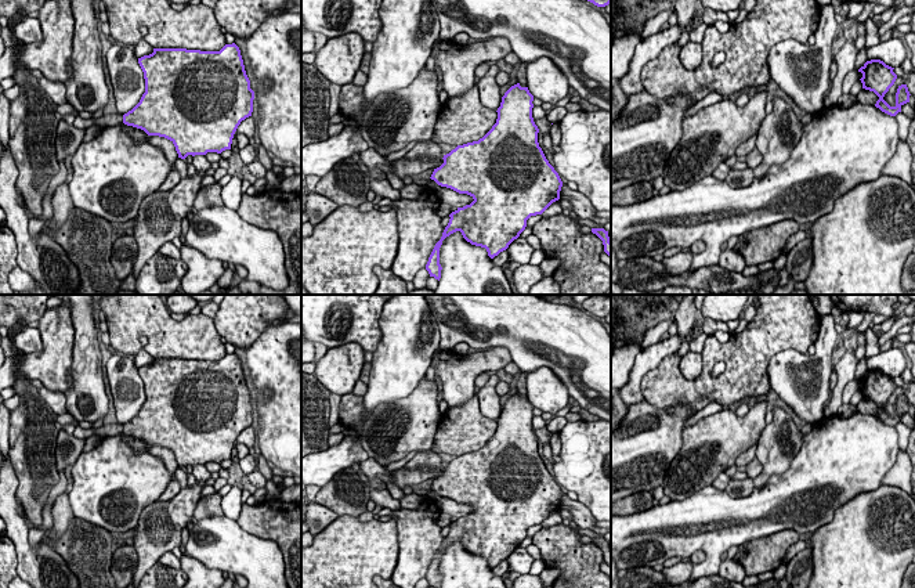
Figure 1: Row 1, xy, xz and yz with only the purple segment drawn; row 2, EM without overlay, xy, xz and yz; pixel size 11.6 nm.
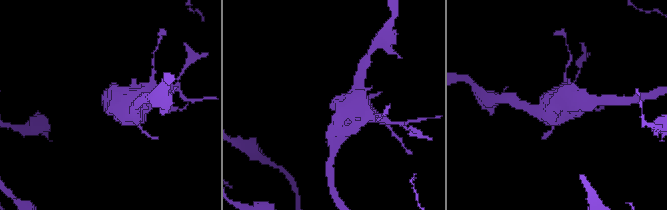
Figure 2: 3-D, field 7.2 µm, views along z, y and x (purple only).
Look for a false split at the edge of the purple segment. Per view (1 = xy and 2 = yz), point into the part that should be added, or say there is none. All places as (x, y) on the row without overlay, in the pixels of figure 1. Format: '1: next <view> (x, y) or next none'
1: next none
2: next none

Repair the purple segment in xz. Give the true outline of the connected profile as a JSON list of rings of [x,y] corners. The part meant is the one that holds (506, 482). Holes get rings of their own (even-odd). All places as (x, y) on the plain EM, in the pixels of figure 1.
[[[520,393],[511,396],[502,407],[500,416],[496,421],[498,429],[492,439],[478,451],[458,455],[449,463],[444,465],[444,473],[434,479],[430,488],[438,495],[451,498],[459,504],[467,504],[474,511],[470,515],[458,517],[449,524],[449,533],[426,574],[430,587],[441,588],[440,558],[442,551],[451,544],[460,541],[467,552],[485,558],[488,566],[493,569],[520,546],[531,526],[542,524],[553,512],[560,509],[563,491],[539,457],[539,439],[532,428],[532,411],[534,405],[529,403],[528,397],[521,397]]]

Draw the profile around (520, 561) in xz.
[[[518,546],[506,559],[510,570],[518,574],[529,574],[534,558],[527,552],[527,548]]]

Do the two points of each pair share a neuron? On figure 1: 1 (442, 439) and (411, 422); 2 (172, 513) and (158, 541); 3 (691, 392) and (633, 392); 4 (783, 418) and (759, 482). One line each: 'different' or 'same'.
1: different
2: same
3: different
4: same

